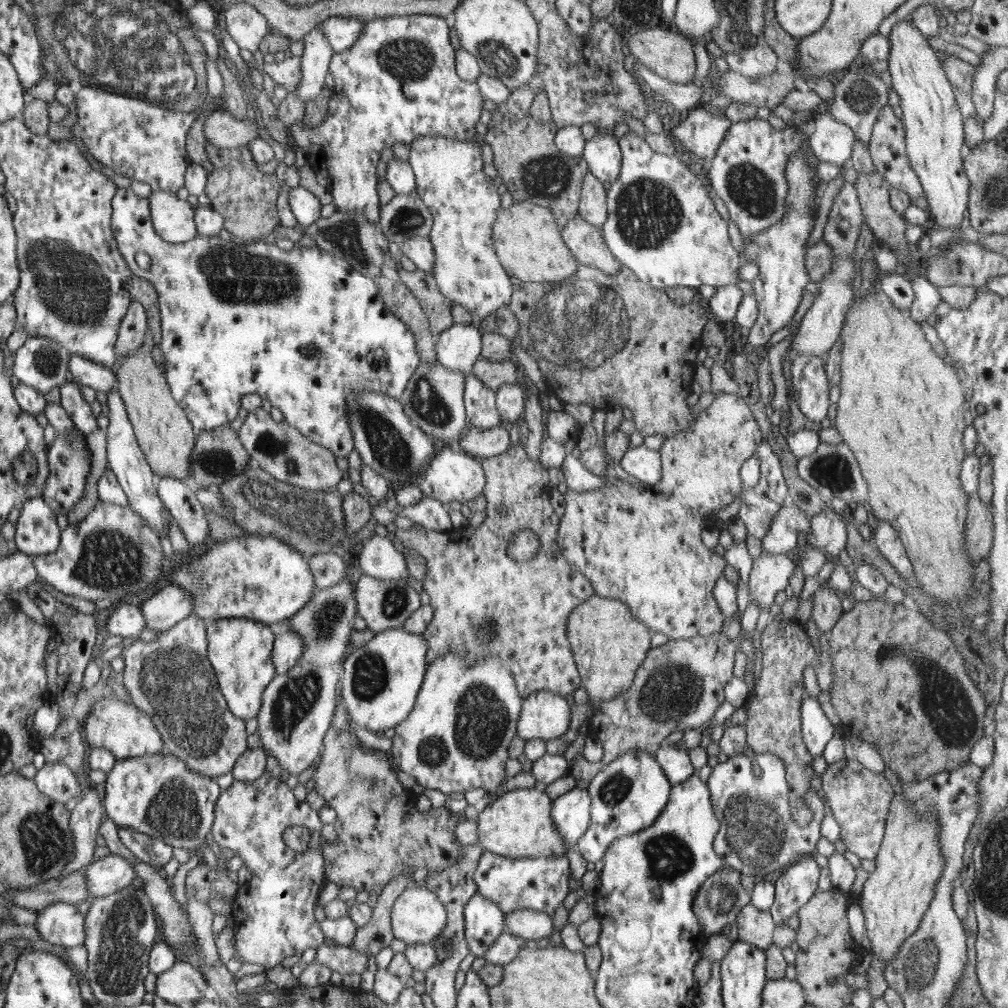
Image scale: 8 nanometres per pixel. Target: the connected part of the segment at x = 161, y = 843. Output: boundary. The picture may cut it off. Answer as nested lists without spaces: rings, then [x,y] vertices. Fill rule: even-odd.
[[[126,827],[120,828],[118,834],[124,846],[133,852],[136,858],[155,868],[161,868],[173,857],[173,846],[158,837]]]

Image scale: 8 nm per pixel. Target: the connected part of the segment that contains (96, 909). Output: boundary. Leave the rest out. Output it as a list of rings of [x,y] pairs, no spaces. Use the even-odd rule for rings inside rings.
[[[144,881],[134,882],[112,895],[95,898],[85,915],[88,952],[87,980],[99,1004],[136,1006],[142,1004],[145,978],[149,973],[149,952],[155,945],[160,925],[149,898],[144,893]]]

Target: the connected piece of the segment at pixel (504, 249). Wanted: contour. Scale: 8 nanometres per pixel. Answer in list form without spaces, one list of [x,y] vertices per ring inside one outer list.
[[[515,201],[509,208],[498,210],[493,226],[493,241],[501,266],[521,282],[564,282],[576,276],[576,256],[560,238],[553,211],[530,201]]]

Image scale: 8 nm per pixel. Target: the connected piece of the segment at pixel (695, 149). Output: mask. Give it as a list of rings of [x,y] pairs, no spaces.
[[[699,105],[679,117],[673,134],[682,146],[708,166],[731,125],[722,111]]]

